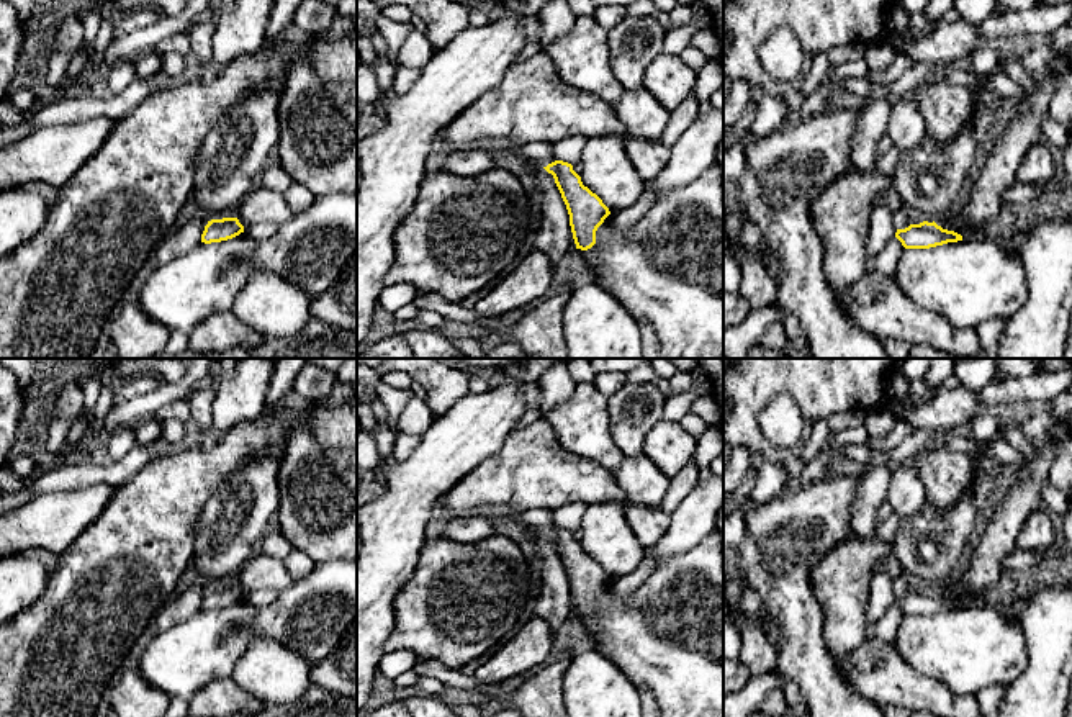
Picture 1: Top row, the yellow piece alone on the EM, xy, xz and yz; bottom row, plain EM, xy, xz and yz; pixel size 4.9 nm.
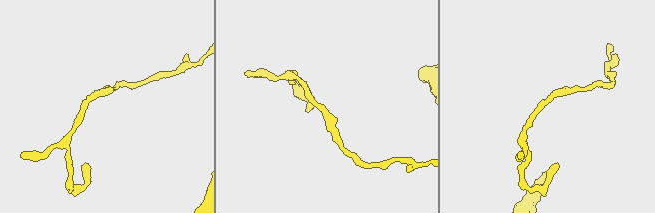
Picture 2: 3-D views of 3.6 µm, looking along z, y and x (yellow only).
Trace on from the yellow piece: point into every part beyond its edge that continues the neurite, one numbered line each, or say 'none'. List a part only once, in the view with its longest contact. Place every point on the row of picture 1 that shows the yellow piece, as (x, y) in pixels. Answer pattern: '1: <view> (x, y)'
none

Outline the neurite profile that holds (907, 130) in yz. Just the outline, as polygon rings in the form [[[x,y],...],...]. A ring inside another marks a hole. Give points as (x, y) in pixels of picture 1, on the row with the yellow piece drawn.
[[[915,97],[892,103],[887,134],[902,154],[917,149],[928,136]]]

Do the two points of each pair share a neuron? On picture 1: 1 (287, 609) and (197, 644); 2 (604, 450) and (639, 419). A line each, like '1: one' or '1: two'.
1: one
2: two

